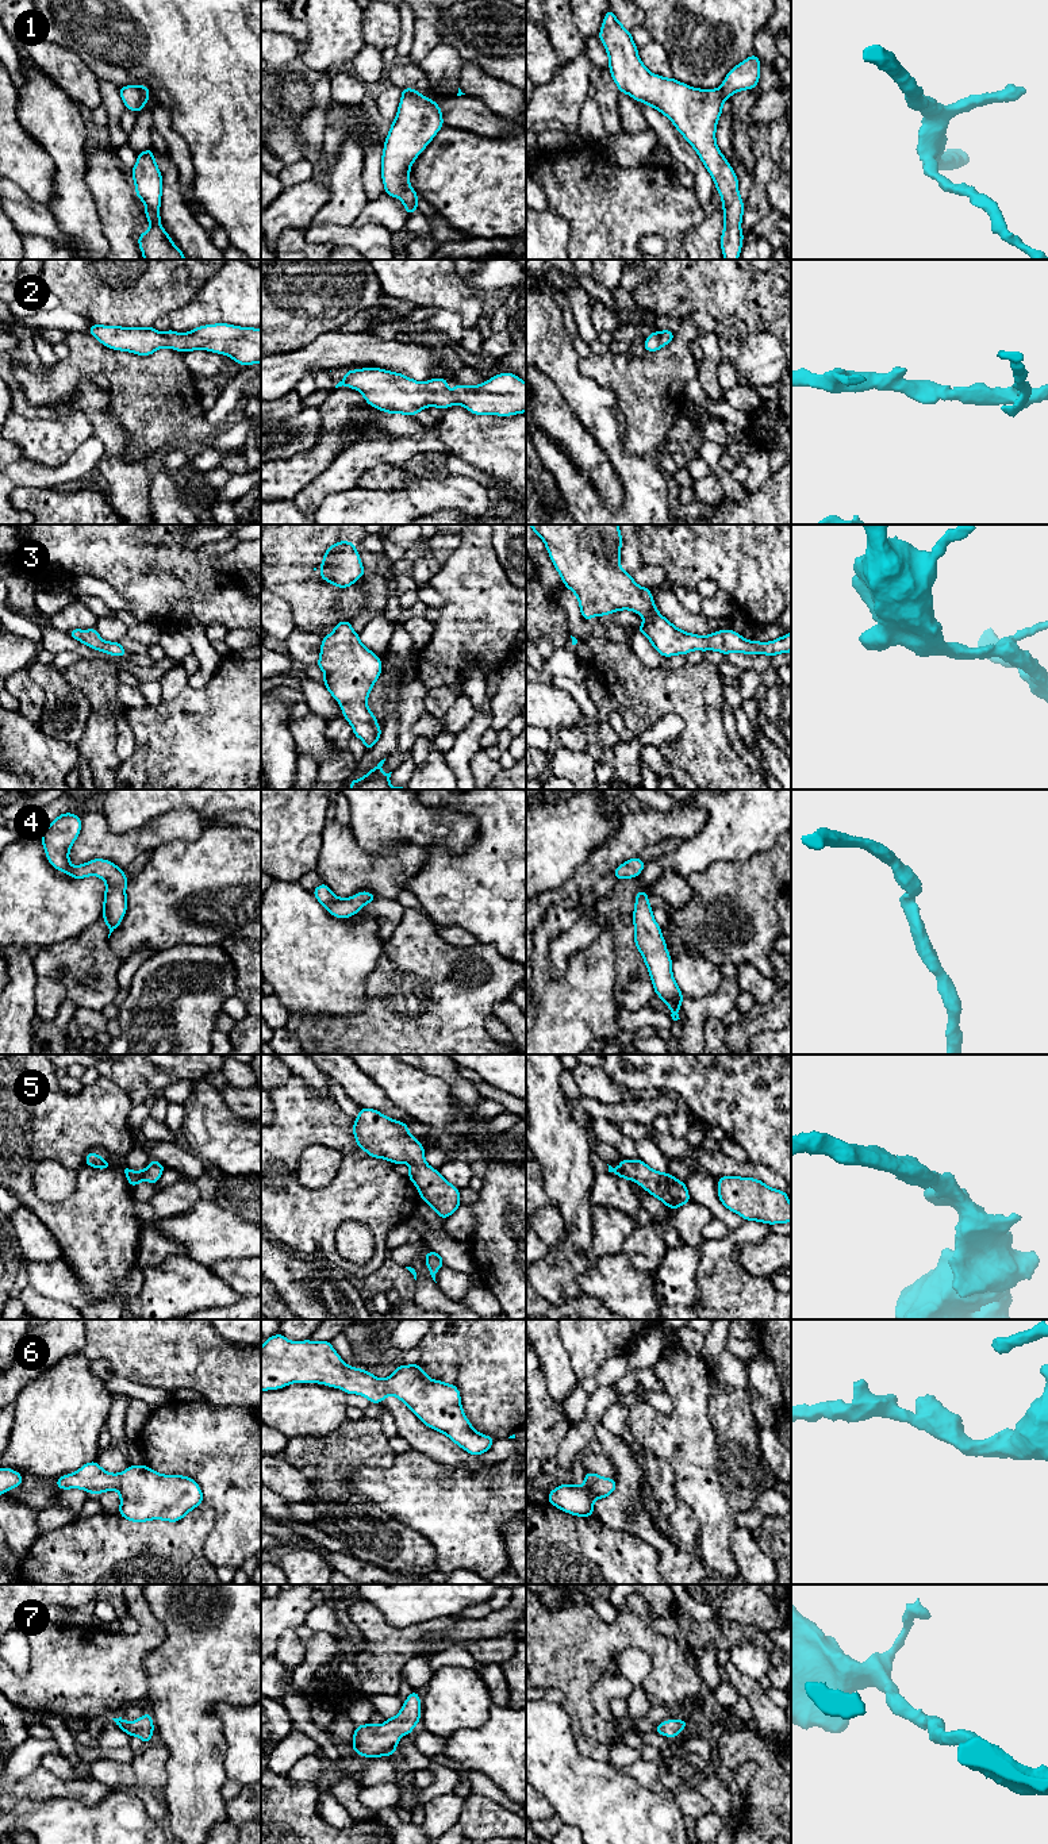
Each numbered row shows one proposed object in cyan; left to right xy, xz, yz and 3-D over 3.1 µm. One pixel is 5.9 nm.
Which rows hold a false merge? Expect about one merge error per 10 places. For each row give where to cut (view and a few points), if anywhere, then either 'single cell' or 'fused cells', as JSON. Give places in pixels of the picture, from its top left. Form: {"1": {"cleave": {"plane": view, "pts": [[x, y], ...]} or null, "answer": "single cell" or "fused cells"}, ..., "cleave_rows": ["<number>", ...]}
{"1": {"cleave": null, "answer": "single cell"}, "2": {"cleave": null, "answer": "single cell"}, "3": {"cleave": null, "answer": "single cell"}, "4": {"cleave": null, "answer": "single cell"}, "5": {"cleave": null, "answer": "single cell"}, "6": {"cleave": null, "answer": "single cell"}, "7": {"cleave": null, "answer": "single cell"}, "cleave_rows": []}

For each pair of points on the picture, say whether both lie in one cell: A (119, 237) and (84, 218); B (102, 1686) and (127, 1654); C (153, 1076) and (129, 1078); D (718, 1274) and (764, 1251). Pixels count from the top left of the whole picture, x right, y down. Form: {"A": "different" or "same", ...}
{"A": "different", "B": "same", "C": "same", "D": "different"}

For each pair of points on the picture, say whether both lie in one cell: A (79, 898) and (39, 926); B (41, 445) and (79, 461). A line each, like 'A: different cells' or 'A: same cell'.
A: same cell
B: different cells

